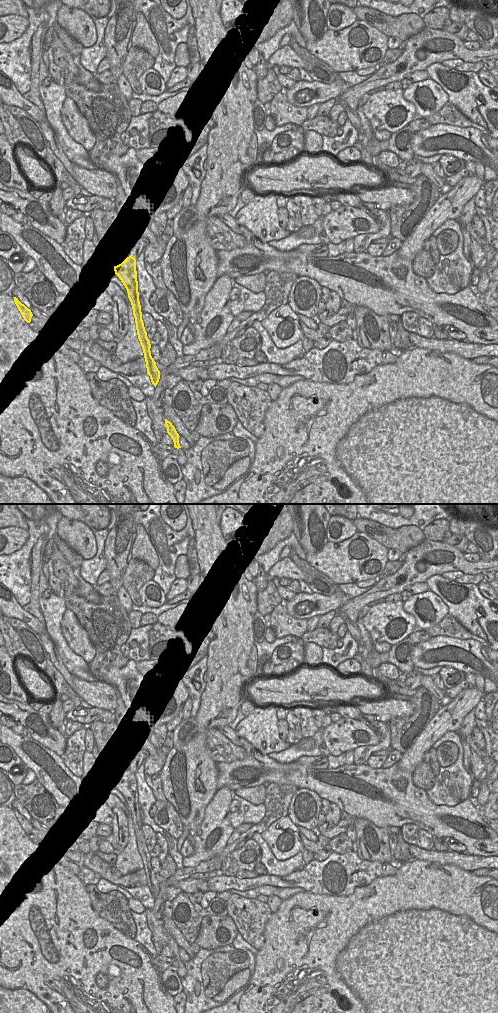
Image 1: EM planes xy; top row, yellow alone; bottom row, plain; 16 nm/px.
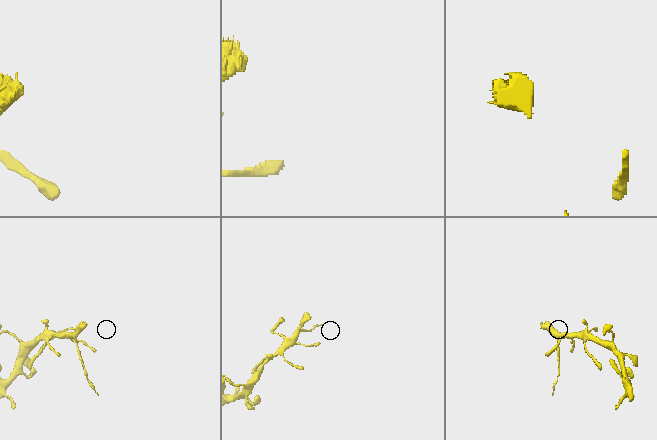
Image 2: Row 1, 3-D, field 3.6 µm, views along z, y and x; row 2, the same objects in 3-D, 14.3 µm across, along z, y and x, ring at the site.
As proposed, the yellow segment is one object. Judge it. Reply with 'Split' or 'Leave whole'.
Split.

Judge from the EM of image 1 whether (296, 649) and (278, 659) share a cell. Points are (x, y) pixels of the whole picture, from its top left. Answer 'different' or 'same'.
same

